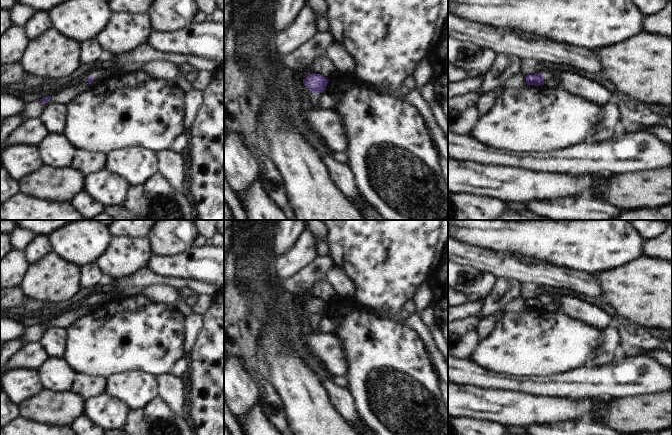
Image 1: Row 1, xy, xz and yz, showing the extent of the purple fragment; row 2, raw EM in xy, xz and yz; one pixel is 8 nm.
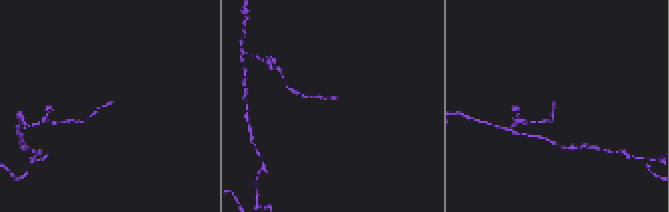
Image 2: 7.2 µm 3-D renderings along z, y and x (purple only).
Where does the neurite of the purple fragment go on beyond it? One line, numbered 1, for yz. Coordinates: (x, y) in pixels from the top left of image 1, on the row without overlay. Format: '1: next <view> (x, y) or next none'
1: next none

